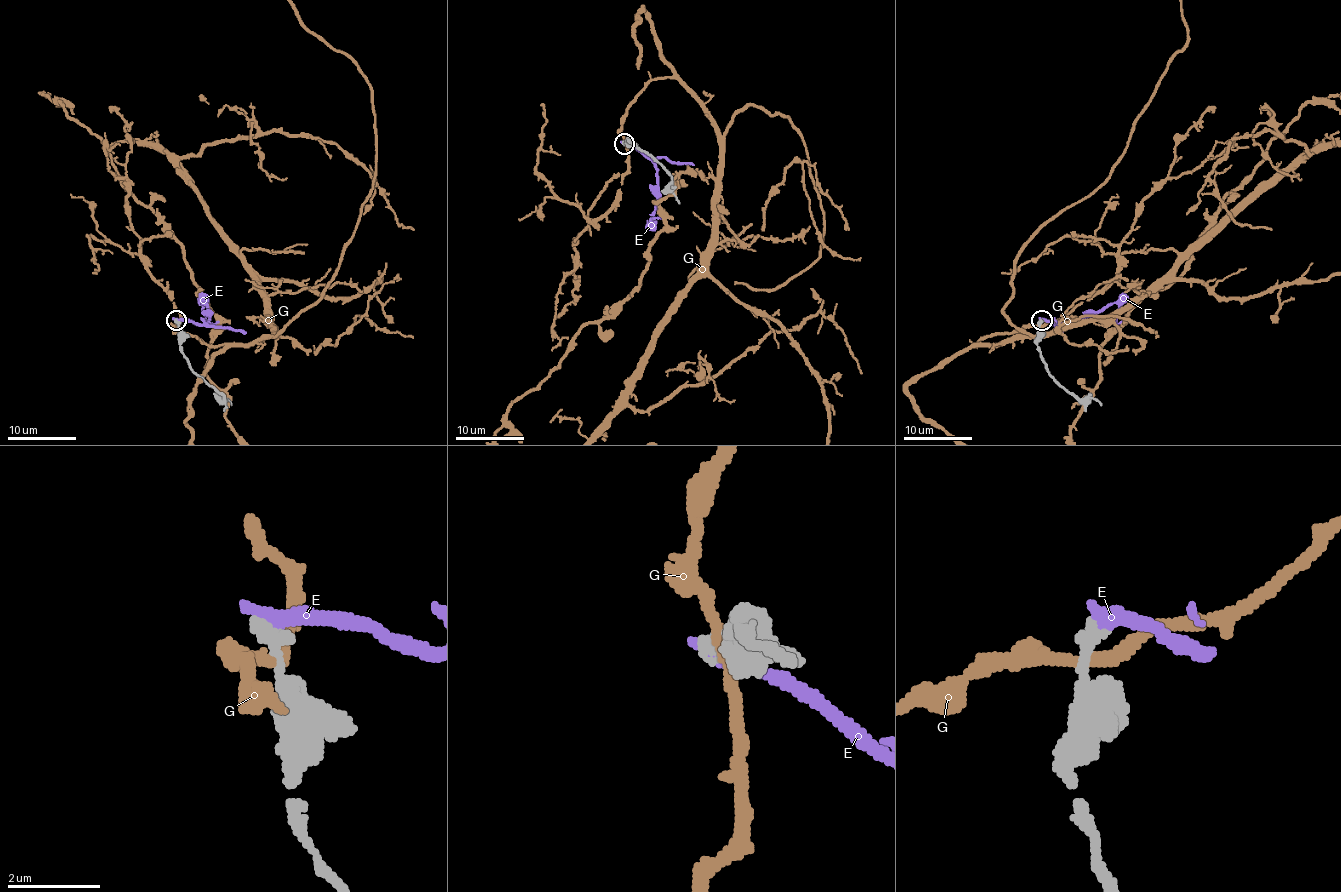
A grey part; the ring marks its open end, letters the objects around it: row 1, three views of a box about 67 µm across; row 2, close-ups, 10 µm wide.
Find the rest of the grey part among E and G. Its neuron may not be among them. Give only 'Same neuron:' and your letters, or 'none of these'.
Same neuron: E

